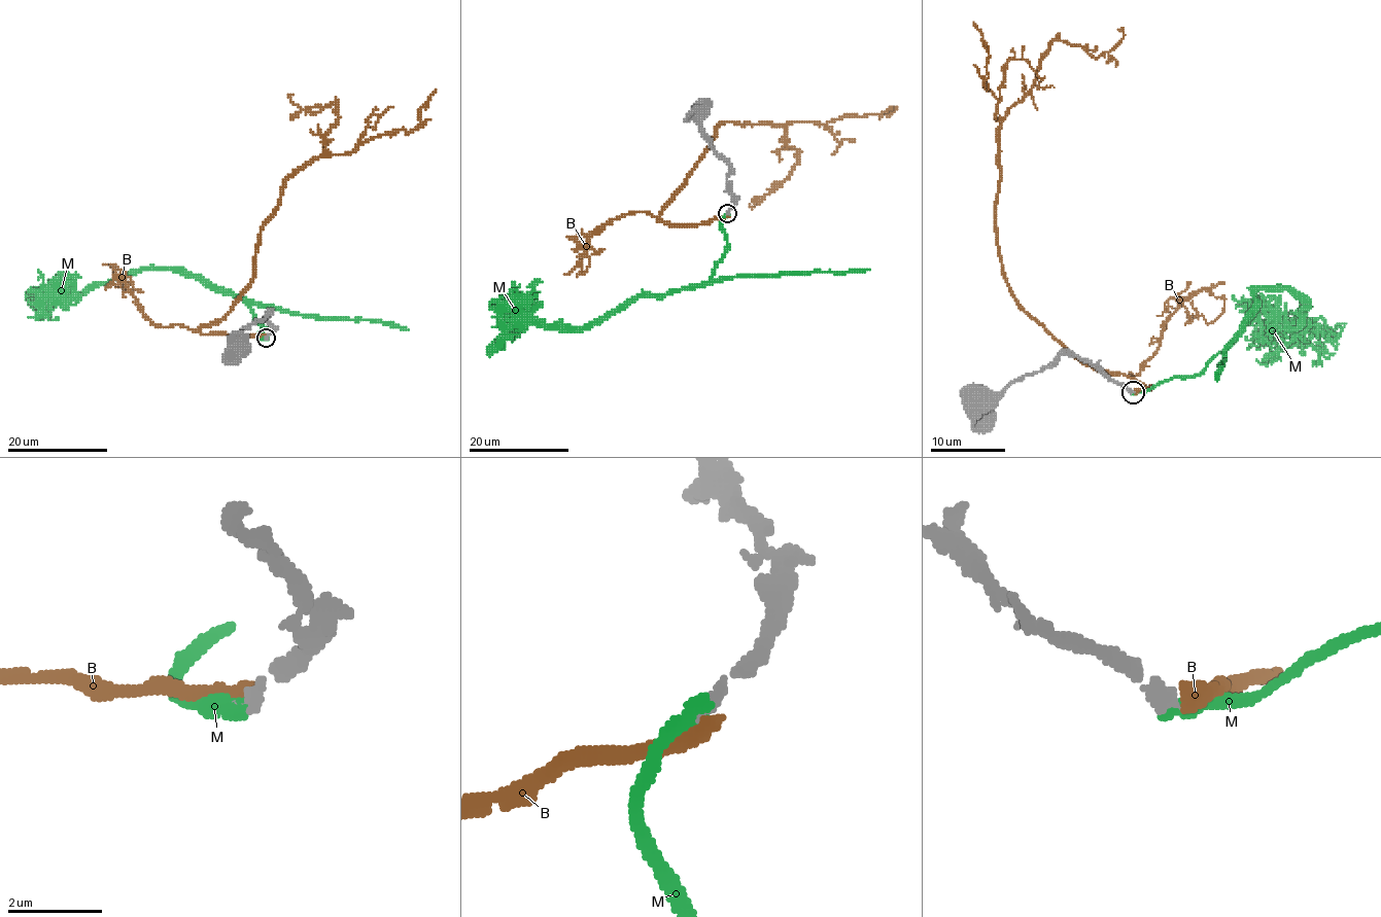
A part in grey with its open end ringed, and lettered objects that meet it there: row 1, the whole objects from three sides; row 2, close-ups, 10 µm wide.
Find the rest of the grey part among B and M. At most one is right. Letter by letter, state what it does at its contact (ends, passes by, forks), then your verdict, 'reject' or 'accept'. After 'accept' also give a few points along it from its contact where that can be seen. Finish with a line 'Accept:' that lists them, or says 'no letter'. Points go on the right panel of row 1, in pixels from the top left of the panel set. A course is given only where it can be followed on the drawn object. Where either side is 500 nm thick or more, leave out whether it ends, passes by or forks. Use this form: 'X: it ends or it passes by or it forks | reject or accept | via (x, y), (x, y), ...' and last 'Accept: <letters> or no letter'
B: it ends | reject
M: it ends | accept | via (1133, 392), (1198, 376), (1241, 332), (1259, 289), (1287, 289), (1303, 319), (1273, 325), (1267, 360)
Accept: M

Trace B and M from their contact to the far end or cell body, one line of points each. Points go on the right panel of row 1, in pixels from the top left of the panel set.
B: (1134, 392), (1149, 387), (1074, 358), (1005, 276), (998, 100), (982, 83), (989, 49), (973, 22)
M: (1133, 392), (1198, 376), (1241, 332), (1259, 289), (1287, 289), (1303, 319), (1273, 325), (1267, 360)

